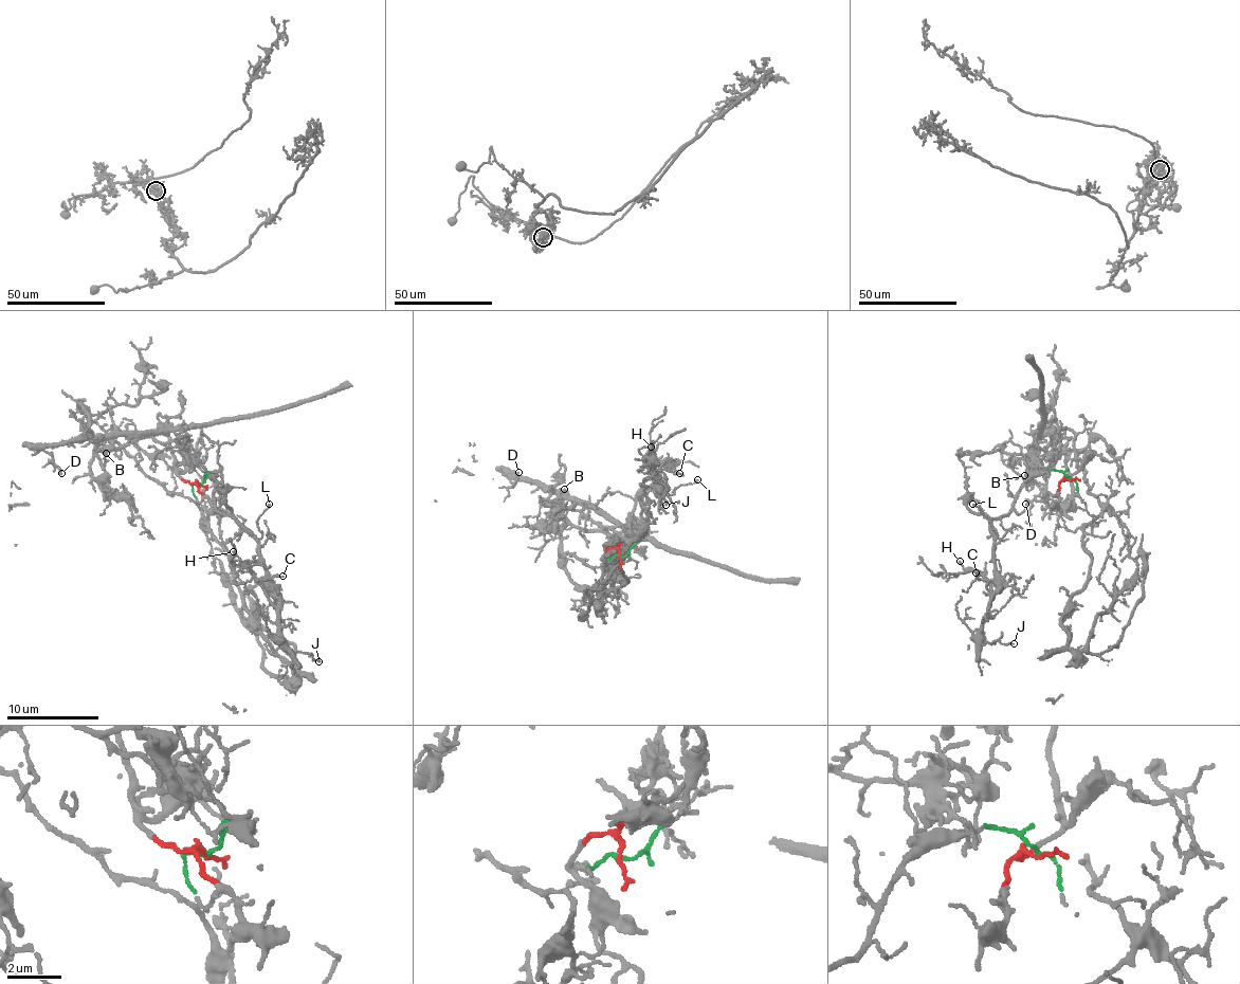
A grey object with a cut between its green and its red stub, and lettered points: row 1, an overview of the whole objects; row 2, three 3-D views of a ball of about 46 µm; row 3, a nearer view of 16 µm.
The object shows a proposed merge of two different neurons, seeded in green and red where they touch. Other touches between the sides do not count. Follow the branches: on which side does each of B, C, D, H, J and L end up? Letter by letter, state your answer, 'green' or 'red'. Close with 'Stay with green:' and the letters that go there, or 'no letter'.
B: red
C: green
D: red
H: green
J: green
L: green
Stay with green: C, H, J, L

